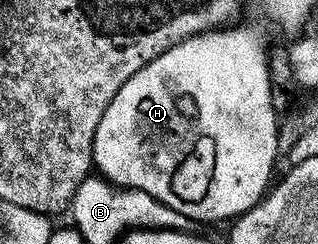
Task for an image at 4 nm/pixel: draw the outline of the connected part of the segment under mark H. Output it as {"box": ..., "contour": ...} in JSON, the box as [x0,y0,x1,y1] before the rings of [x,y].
{"box":[92,28,278,223],"contour":[[[236,28],[212,29],[208,33],[199,33],[186,39],[182,43],[170,47],[170,51],[158,55],[158,59],[146,63],[146,67],[142,67],[142,71],[138,71],[138,75],[126,79],[122,91],[118,91],[118,95],[114,95],[110,107],[106,107],[106,115],[102,115],[102,123],[98,123],[98,131],[94,135],[92,164],[98,170],[100,177],[115,186],[144,191],[148,196],[160,200],[166,207],[172,207],[174,211],[188,216],[195,223],[224,220],[227,222],[229,219],[235,219],[241,213],[252,210],[256,202],[265,196],[266,190],[273,180],[272,168],[275,167],[276,157],[278,157],[276,147],[278,114],[276,108],[272,106],[272,80],[268,74],[270,53],[269,50],[264,50],[264,41],[254,30]]]}

